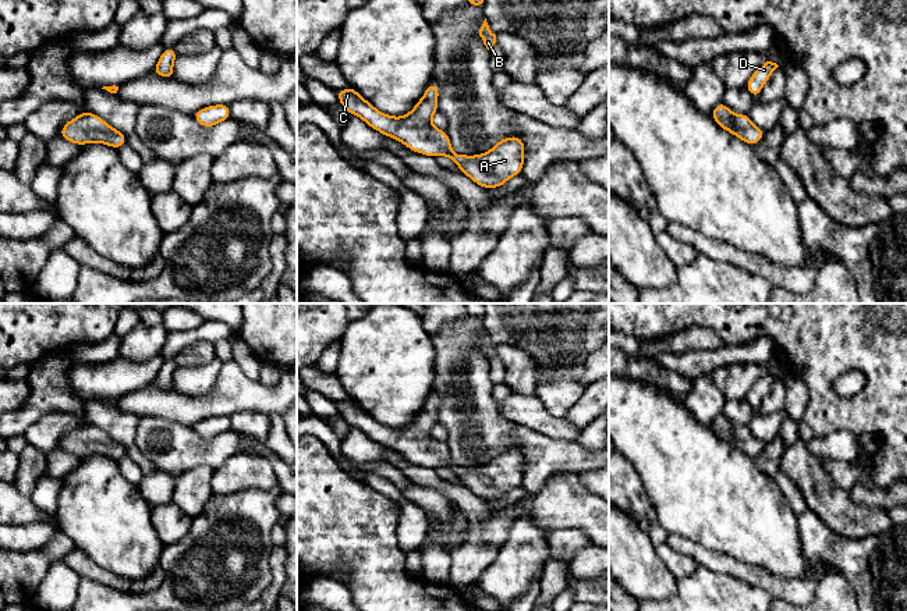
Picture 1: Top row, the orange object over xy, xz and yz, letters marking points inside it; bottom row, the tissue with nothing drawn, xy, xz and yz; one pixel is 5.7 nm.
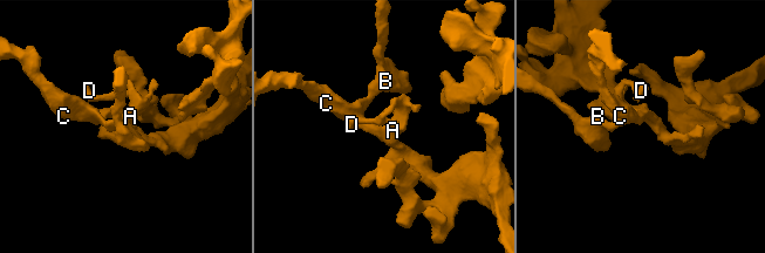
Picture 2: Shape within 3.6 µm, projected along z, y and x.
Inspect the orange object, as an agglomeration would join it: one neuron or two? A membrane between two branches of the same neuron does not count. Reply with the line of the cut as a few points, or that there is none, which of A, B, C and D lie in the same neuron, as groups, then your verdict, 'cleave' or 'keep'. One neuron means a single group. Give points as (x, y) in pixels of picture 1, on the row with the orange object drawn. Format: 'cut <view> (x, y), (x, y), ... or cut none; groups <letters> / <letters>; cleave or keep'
cut none; groups A B C D; keep

